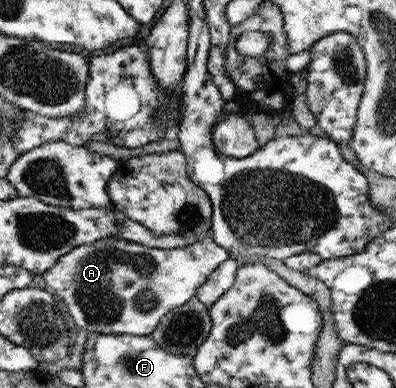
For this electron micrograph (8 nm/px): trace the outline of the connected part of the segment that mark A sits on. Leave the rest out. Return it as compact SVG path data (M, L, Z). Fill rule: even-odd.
M210 233L192 244L175 249L152 248L130 242L128 239L106 237L100 238L98 242L76 247L62 257L43 277L48 279L49 289L63 297L70 308L72 323L88 330L90 334L98 332L146 336L158 326L164 314L197 296L207 278L228 259L230 252L218 246Z

